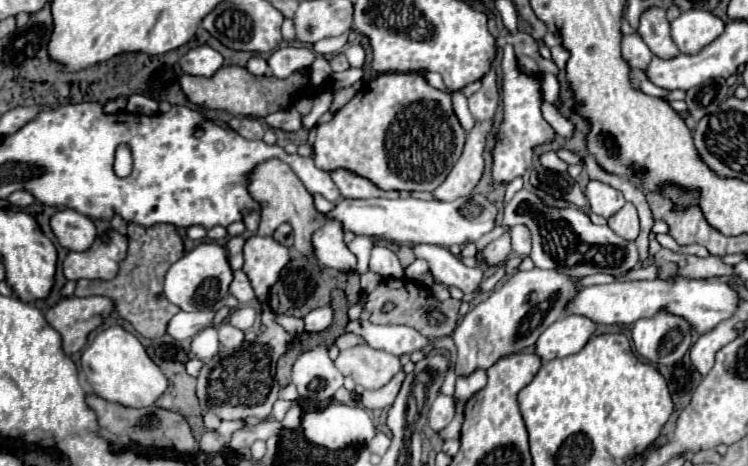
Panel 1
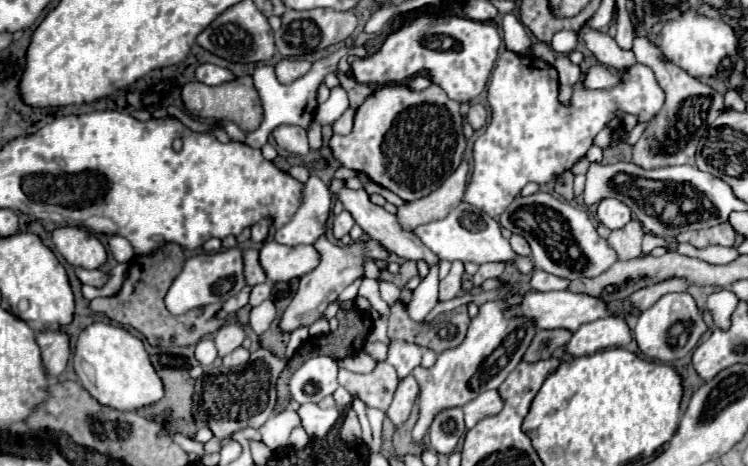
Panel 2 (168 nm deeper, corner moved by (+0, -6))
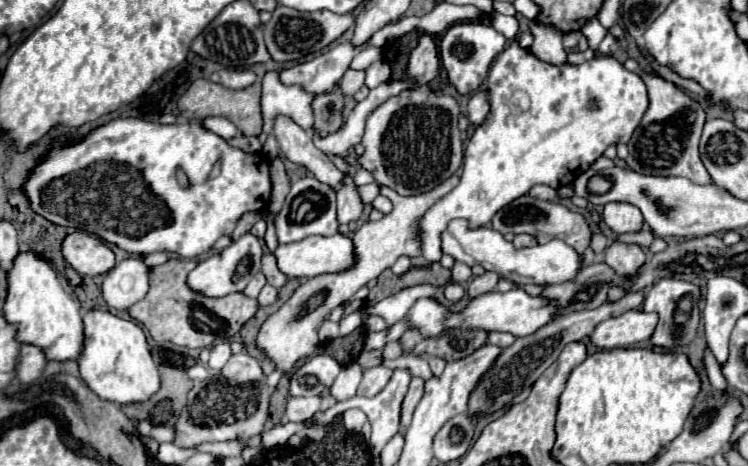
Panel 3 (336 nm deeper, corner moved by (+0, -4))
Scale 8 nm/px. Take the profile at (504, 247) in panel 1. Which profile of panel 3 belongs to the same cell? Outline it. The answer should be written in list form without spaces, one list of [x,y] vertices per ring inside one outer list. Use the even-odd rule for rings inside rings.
[[[484,272],[482,276],[476,276],[474,280],[470,280],[468,284],[468,296],[470,298],[476,298],[480,294],[486,294],[486,292],[492,292],[496,288],[496,282],[498,282],[498,274],[496,272]]]

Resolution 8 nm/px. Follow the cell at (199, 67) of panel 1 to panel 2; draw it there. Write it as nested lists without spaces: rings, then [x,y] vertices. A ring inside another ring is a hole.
[[[202,64],[196,68],[196,80],[216,86],[216,84],[224,84],[224,82],[234,80],[234,74],[226,68],[214,66],[214,64]]]

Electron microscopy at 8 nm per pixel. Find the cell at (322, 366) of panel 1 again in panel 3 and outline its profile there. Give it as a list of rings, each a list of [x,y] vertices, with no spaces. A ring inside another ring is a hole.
[[[326,354],[304,362],[290,378],[290,396],[318,396],[330,388],[340,372],[340,364]]]

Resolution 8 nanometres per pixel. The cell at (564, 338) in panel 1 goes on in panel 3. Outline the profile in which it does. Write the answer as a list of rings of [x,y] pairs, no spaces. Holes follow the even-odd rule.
[[[628,310],[622,316],[600,322],[590,334],[590,344],[596,346],[598,350],[632,346],[642,340],[648,340],[656,322],[658,322],[658,314]]]

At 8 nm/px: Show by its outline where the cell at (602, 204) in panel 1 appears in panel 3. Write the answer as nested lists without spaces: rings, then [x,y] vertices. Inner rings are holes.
[[[608,202],[604,206],[602,220],[616,234],[638,232],[642,228],[642,222],[644,222],[640,210],[632,204],[626,204],[626,202]]]

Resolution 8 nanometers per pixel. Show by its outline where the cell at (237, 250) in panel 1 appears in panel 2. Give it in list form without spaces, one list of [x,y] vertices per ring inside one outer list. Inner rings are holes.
[[[254,248],[244,250],[244,276],[246,276],[246,282],[250,286],[262,284],[262,282],[268,280],[266,274],[264,274],[264,270],[262,270],[262,266],[260,266],[258,250],[254,250]]]

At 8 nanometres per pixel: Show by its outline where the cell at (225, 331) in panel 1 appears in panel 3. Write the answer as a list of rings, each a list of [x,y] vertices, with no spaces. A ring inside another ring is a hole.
[[[240,352],[234,354],[226,366],[222,368],[222,374],[234,382],[234,384],[242,384],[242,382],[256,382],[258,378],[262,378],[262,368],[260,364],[248,354],[248,352]]]

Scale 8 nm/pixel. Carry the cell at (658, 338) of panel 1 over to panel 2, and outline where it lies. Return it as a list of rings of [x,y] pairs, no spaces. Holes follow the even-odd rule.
[[[670,292],[662,296],[652,308],[644,310],[638,316],[638,324],[634,328],[634,340],[638,342],[640,350],[652,358],[662,362],[674,362],[684,358],[692,348],[696,348],[700,336],[708,330],[702,320],[702,312],[698,310],[694,298],[688,292]]]

